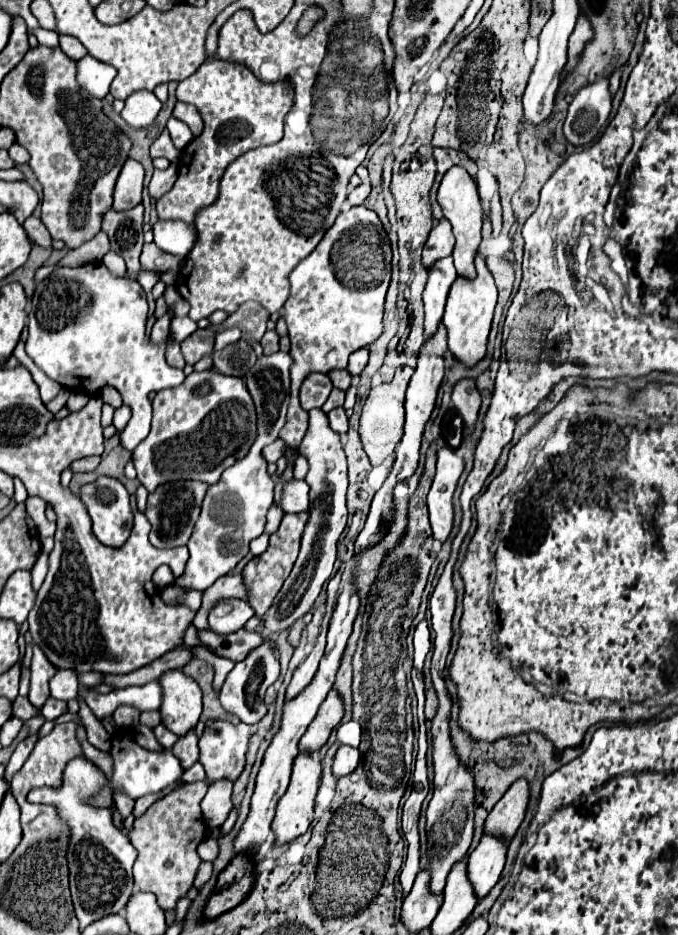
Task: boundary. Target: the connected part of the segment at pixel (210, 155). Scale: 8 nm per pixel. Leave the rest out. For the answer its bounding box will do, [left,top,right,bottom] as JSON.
[157,54,293,226]

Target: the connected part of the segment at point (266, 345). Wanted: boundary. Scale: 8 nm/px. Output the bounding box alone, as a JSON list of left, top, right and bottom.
[261,330,279,354]

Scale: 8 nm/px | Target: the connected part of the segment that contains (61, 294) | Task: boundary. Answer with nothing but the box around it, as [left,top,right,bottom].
[27,262,185,452]

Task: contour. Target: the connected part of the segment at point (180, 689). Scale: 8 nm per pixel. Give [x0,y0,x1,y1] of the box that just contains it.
[159,670,201,736]

